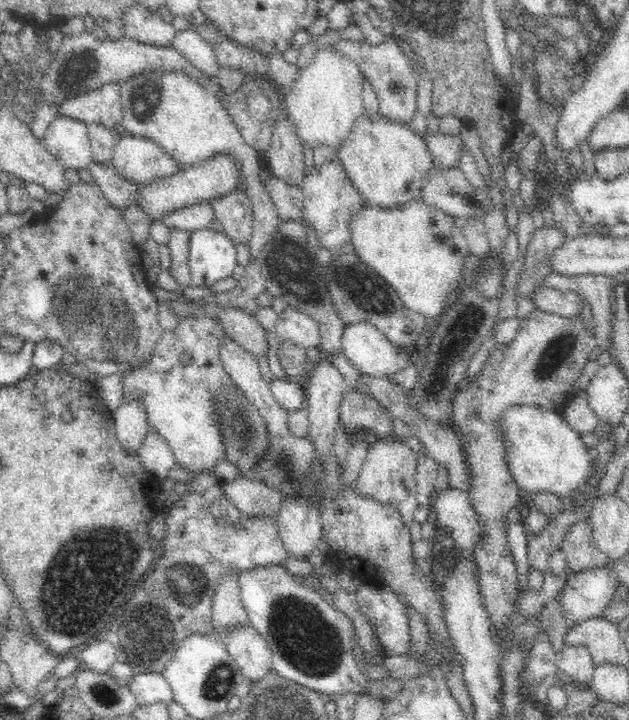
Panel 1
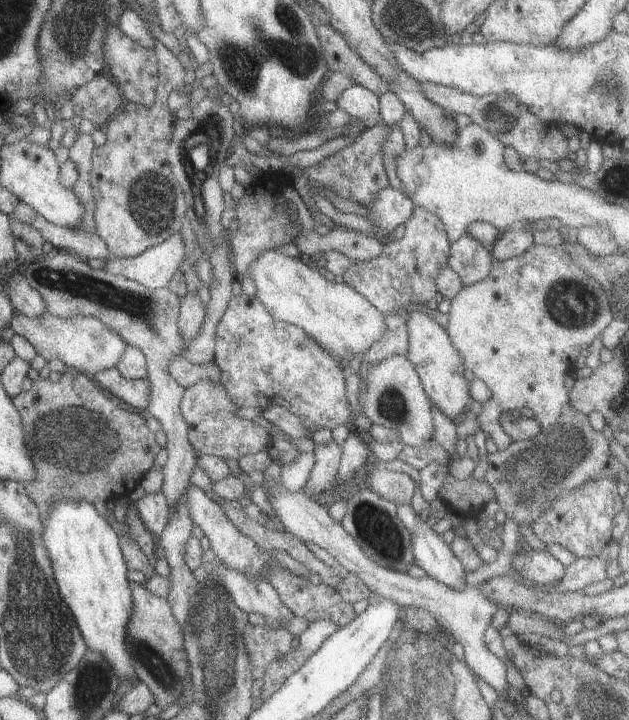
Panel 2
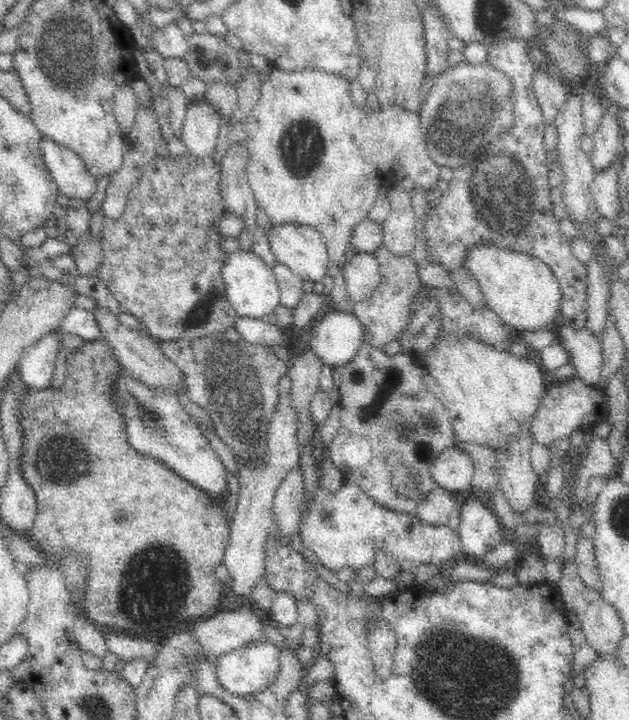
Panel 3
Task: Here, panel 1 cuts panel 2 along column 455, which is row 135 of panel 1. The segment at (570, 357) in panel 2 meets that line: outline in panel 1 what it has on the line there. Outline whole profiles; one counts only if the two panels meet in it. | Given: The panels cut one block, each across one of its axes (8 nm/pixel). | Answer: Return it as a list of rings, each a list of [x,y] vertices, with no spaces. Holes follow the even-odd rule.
[[[322,48],[314,54],[306,70],[300,70],[292,82],[292,88],[284,90],[282,98],[286,104],[286,116],[292,122],[300,148],[308,148],[312,154],[318,148],[328,148],[338,154],[348,142],[354,126],[366,116],[362,70],[348,58],[336,56],[330,48]]]

